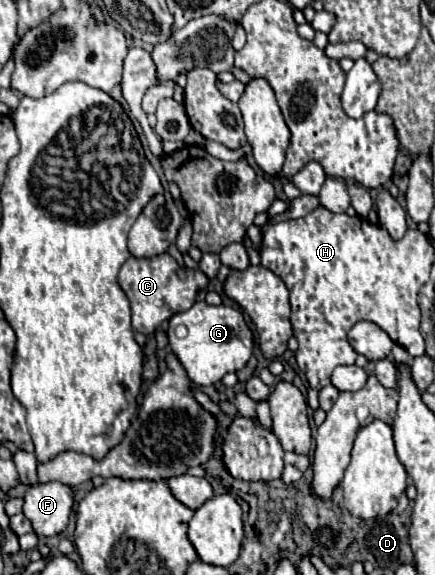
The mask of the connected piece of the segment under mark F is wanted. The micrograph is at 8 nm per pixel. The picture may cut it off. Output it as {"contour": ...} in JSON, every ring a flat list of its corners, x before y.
{"contour":[[44,483,30,487,24,495,24,515,32,521,36,535,56,535,66,523,74,507,74,489,64,483]]}

